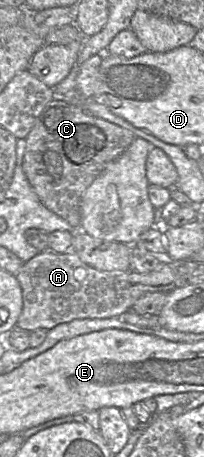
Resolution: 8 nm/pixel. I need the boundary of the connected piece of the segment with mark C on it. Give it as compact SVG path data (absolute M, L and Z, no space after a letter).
M51 100L25 137L22 169L40 202L71 226L81 228L84 192L135 138L126 128L93 116L81 107Z

